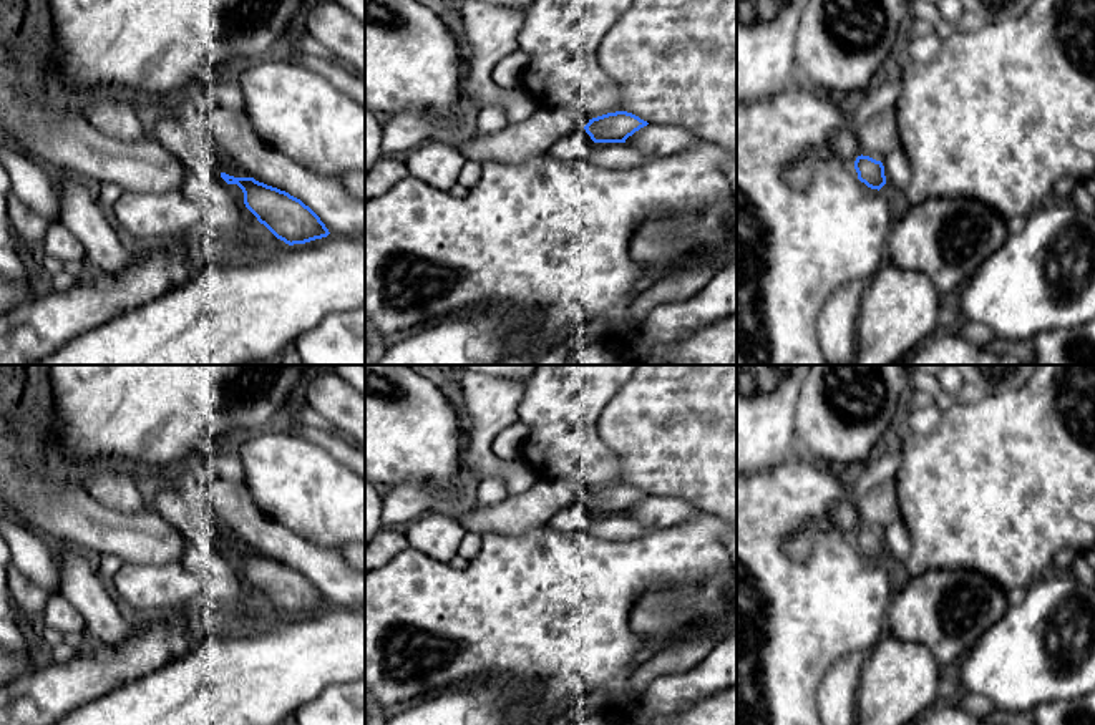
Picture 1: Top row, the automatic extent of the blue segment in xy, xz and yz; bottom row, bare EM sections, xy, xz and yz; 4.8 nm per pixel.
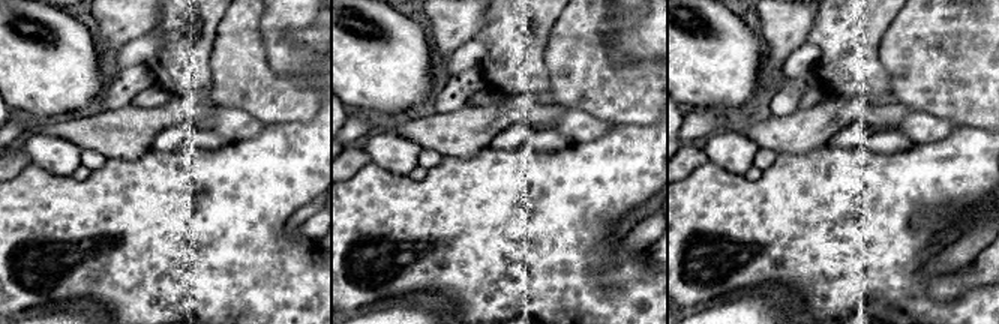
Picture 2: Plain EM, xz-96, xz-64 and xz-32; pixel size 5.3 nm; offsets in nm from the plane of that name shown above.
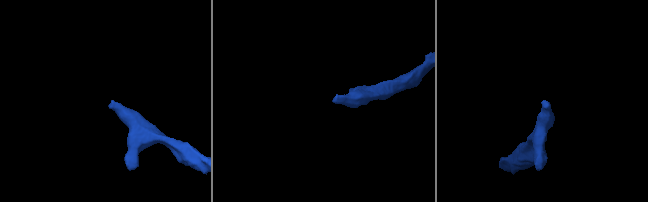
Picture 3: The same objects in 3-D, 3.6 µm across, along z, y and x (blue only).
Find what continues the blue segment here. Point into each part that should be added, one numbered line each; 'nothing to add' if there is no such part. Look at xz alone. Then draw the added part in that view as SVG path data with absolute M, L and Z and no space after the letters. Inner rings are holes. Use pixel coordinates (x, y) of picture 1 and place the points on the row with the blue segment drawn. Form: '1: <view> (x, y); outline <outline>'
1: xz (515, 143); outline M539 106L524 121L508 123L503 129L486 136L474 134L455 146L468 161L518 164L548 153L561 138L587 123L589 116L581 109Z

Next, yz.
nothing to add

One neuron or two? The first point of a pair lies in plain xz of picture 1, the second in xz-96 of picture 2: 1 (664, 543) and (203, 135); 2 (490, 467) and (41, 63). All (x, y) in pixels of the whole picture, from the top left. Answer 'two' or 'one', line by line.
1: two
2: two

